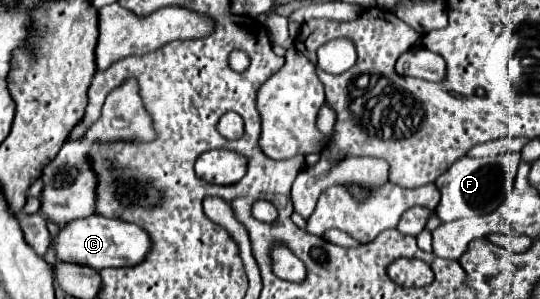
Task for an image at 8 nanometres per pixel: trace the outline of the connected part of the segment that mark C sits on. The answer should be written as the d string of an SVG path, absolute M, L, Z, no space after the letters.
M91 215L87 219L75 219L67 223L53 243L59 261L87 265L97 271L107 267L135 267L143 263L151 251L151 237L145 229L121 219L107 219L103 215Z

